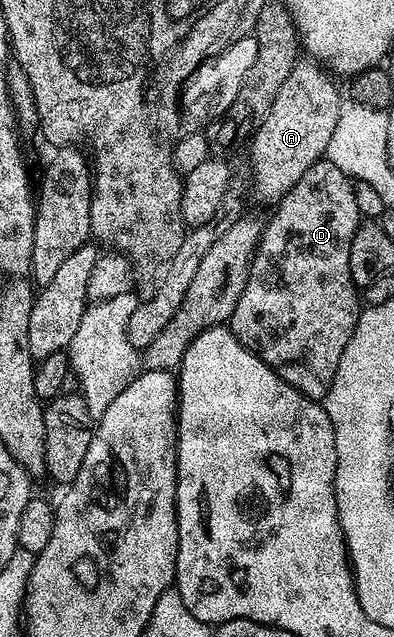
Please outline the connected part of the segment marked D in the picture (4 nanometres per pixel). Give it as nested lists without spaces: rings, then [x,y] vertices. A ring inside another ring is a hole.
[[[322,158],[310,166],[307,172],[299,178],[299,182],[295,182],[295,186],[288,188],[284,196],[276,201],[274,208],[277,209],[274,210],[273,217],[264,221],[261,238],[250,262],[246,285],[243,286],[243,292],[235,305],[234,313],[228,320],[227,327],[230,332],[235,334],[235,338],[244,348],[254,352],[263,362],[267,362],[267,366],[271,366],[271,370],[275,370],[275,374],[279,374],[279,378],[283,378],[283,382],[295,386],[295,390],[299,390],[307,398],[321,402],[329,392],[331,382],[335,378],[335,370],[339,370],[339,358],[343,358],[343,350],[347,346],[347,342],[351,342],[351,334],[355,334],[357,319],[361,317],[362,305],[359,303],[359,289],[351,278],[351,242],[355,238],[357,228],[363,222],[363,218],[359,214],[359,206],[355,206],[355,194],[350,177],[345,176],[343,170],[335,167],[328,158]]]

